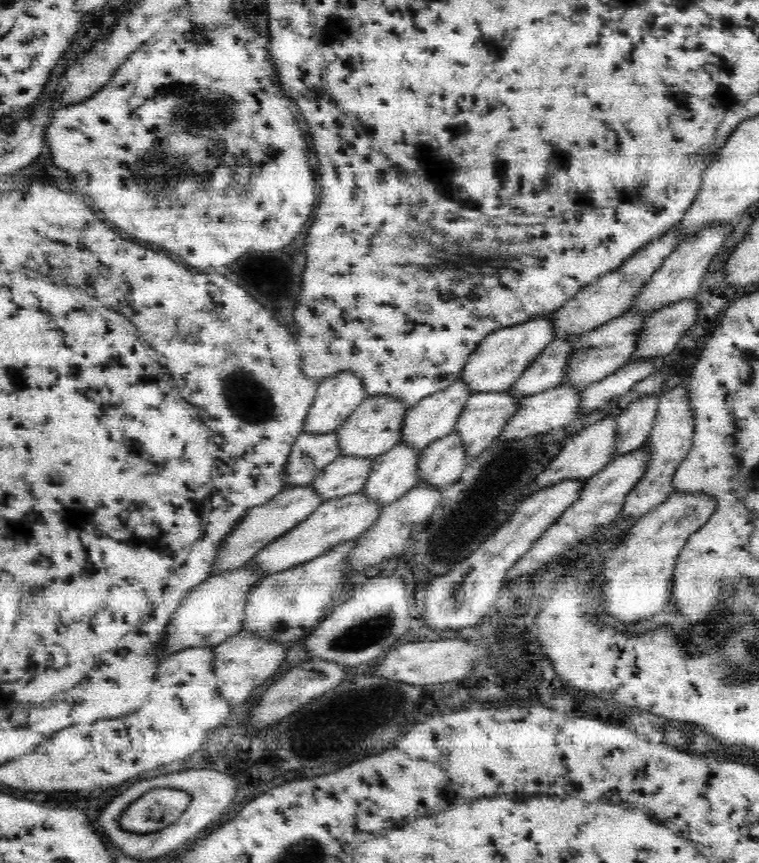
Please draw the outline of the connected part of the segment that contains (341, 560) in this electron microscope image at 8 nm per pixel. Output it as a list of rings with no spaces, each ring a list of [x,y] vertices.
[[[358,538],[342,542],[328,550],[326,554],[298,564],[290,570],[265,575],[247,592],[244,607],[242,631],[258,638],[267,638],[289,646],[294,641],[307,636],[313,627],[327,614],[327,606],[338,597],[339,587],[350,574],[345,558],[356,546]]]

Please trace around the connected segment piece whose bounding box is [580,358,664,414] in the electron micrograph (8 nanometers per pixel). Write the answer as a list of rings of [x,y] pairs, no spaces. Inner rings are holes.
[[[664,358],[631,359],[614,374],[585,386],[580,393],[581,412],[588,414],[592,411],[607,410],[609,403],[616,402],[620,396],[632,390],[637,382],[654,374],[662,364],[664,364]]]

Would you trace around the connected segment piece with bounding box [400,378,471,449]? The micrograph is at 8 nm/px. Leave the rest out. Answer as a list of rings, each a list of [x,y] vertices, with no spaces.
[[[458,378],[452,386],[428,396],[420,403],[417,403],[414,407],[407,410],[404,422],[401,430],[401,442],[405,442],[414,448],[423,449],[428,446],[430,442],[438,440],[438,438],[444,438],[446,434],[454,432],[456,423],[458,422],[459,414],[464,410],[468,398],[470,398],[471,390],[467,387],[467,384]]]

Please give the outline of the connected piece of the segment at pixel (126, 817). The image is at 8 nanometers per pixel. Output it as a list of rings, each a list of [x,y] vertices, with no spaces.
[[[154,788],[137,798],[120,816],[126,832],[156,832],[176,824],[182,812],[190,806],[192,796],[184,790]]]

